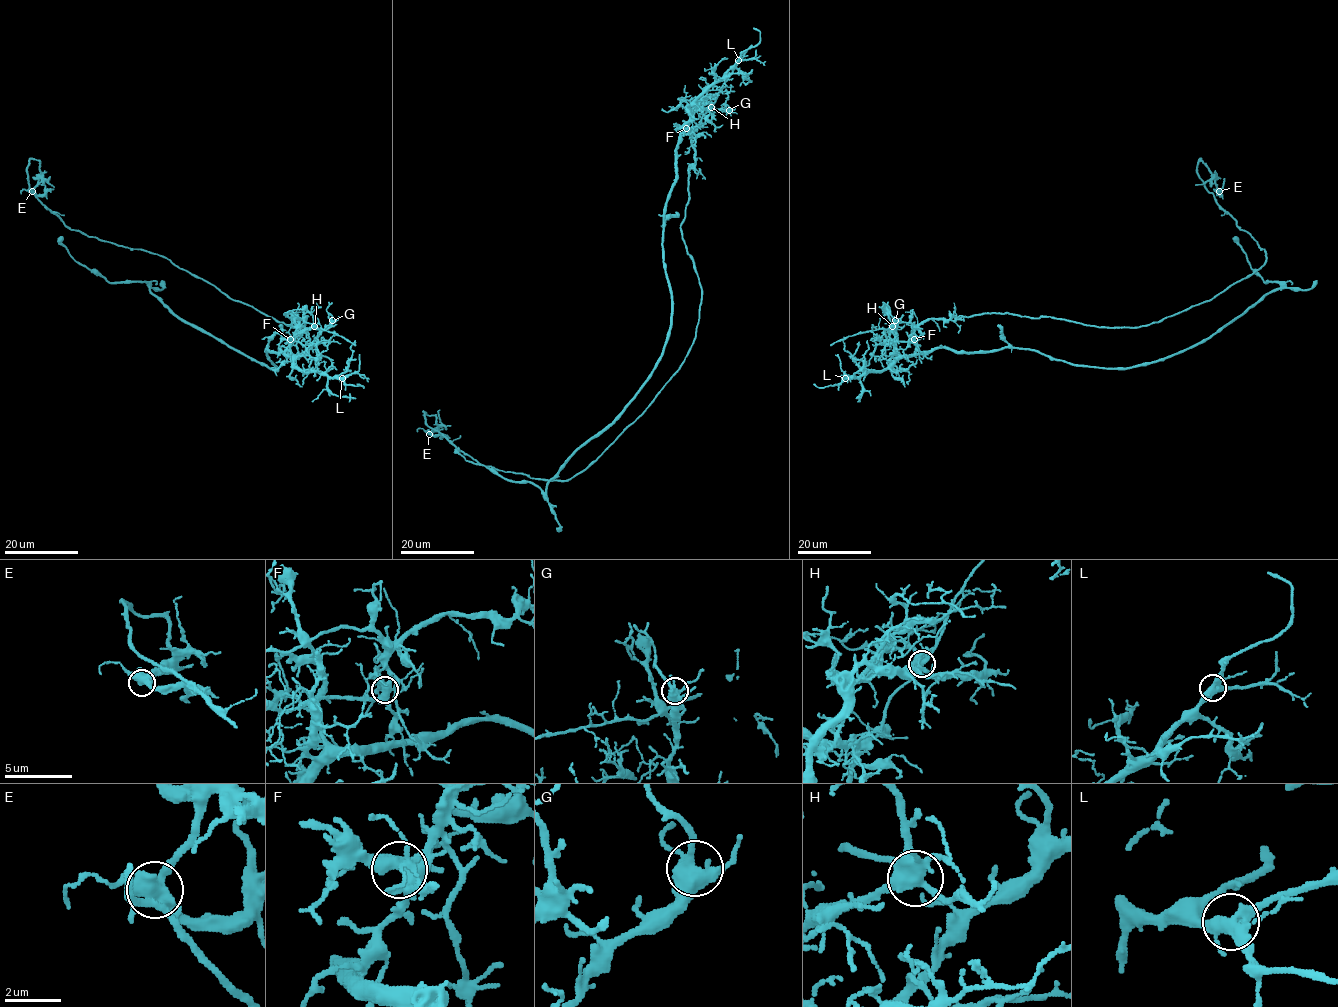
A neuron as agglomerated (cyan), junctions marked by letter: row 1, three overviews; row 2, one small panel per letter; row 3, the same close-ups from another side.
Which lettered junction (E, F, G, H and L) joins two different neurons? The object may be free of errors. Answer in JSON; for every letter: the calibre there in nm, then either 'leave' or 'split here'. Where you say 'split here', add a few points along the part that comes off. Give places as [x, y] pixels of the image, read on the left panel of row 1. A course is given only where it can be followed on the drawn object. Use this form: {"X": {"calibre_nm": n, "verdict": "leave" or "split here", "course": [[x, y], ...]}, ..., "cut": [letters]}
{"E": {"calibre_nm": 460, "verdict": "leave"}, "F": {"calibre_nm": 480, "verdict": "leave"}, "G": {"calibre_nm": 460, "verdict": "leave"}, "H": {"calibre_nm": 480, "verdict": "split here", "course": [[315, 326], [68, 228], [29, 192], [28, 160], [37, 195], [45, 178]]}, "L": {"calibre_nm": 440, "verdict": "leave"}, "cut": ["H"]}

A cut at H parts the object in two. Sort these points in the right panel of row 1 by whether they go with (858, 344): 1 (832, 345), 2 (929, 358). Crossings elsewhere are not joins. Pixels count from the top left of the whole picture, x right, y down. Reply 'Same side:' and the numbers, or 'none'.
Same side: none

